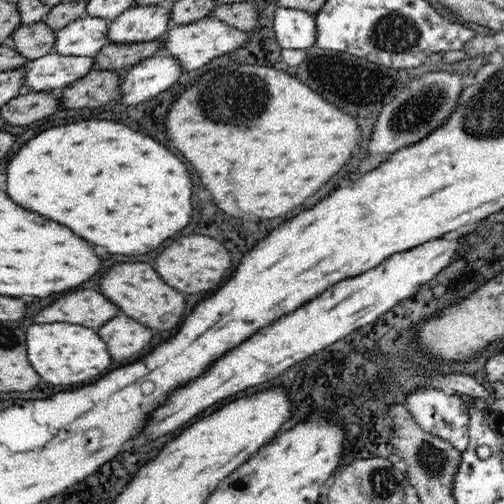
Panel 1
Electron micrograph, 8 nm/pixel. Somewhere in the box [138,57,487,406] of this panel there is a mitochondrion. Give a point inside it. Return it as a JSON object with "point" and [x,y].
{"point":[416,112]}

